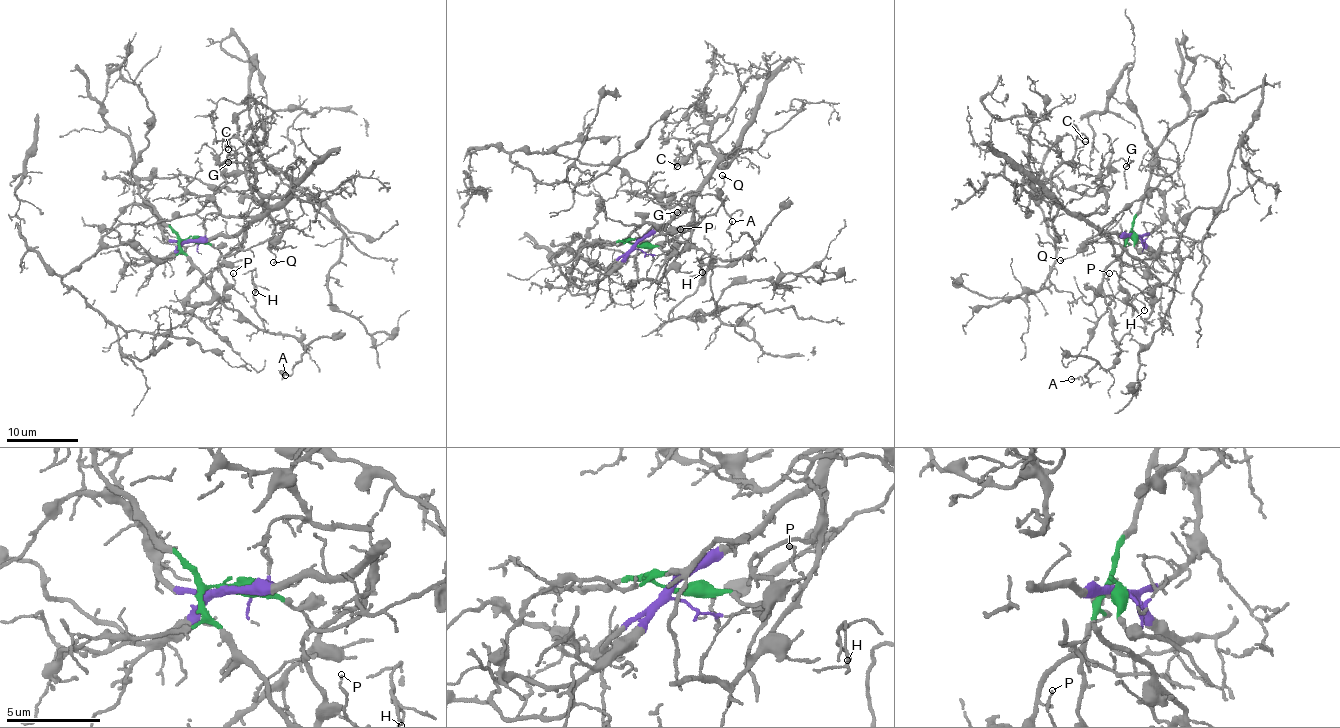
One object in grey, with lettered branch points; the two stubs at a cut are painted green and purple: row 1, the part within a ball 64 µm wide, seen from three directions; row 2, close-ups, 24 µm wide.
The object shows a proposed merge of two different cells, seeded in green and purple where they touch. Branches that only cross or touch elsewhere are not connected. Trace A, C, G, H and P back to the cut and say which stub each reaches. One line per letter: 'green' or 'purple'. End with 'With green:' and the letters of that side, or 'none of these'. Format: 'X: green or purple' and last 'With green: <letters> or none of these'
A: green
C: purple
G: purple
H: green
P: purple
With green: A, H

